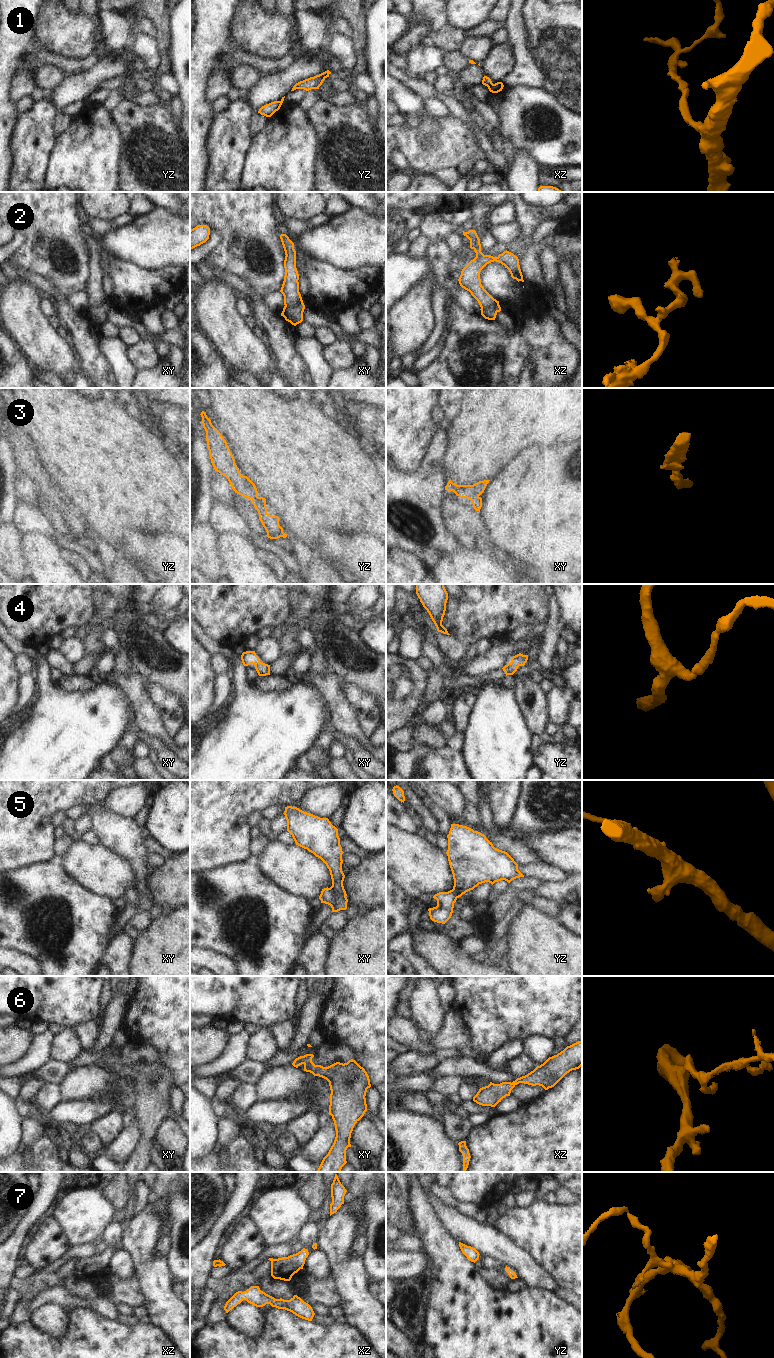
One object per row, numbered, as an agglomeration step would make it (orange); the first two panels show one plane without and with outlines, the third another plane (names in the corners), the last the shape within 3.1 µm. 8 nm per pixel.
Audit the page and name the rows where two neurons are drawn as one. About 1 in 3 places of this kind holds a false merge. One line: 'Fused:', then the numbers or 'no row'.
Fused: 1, 2, 5

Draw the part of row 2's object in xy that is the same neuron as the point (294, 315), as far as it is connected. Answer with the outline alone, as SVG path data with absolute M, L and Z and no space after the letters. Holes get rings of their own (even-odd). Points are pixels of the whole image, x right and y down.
M301 297L297 305L292 307L284 306L281 316L283 316L286 321L296 326L297 324L303 321L304 309L305 309L305 305Z

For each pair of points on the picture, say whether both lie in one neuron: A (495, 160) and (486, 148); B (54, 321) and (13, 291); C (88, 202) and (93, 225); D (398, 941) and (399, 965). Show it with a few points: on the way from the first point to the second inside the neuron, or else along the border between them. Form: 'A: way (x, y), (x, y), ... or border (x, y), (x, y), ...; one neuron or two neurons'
A: way (493, 157), (488, 151); one neuron
B: border (46, 318), (47, 322), (55, 330); two neurons
C: border (89, 218), (110, 221); two neurons
D: border (396, 952), (403, 955), (412, 965); two neurons

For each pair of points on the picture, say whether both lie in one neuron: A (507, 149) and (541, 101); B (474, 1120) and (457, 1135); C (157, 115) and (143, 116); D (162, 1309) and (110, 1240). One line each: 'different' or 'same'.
A: different
B: different
C: same
D: different

